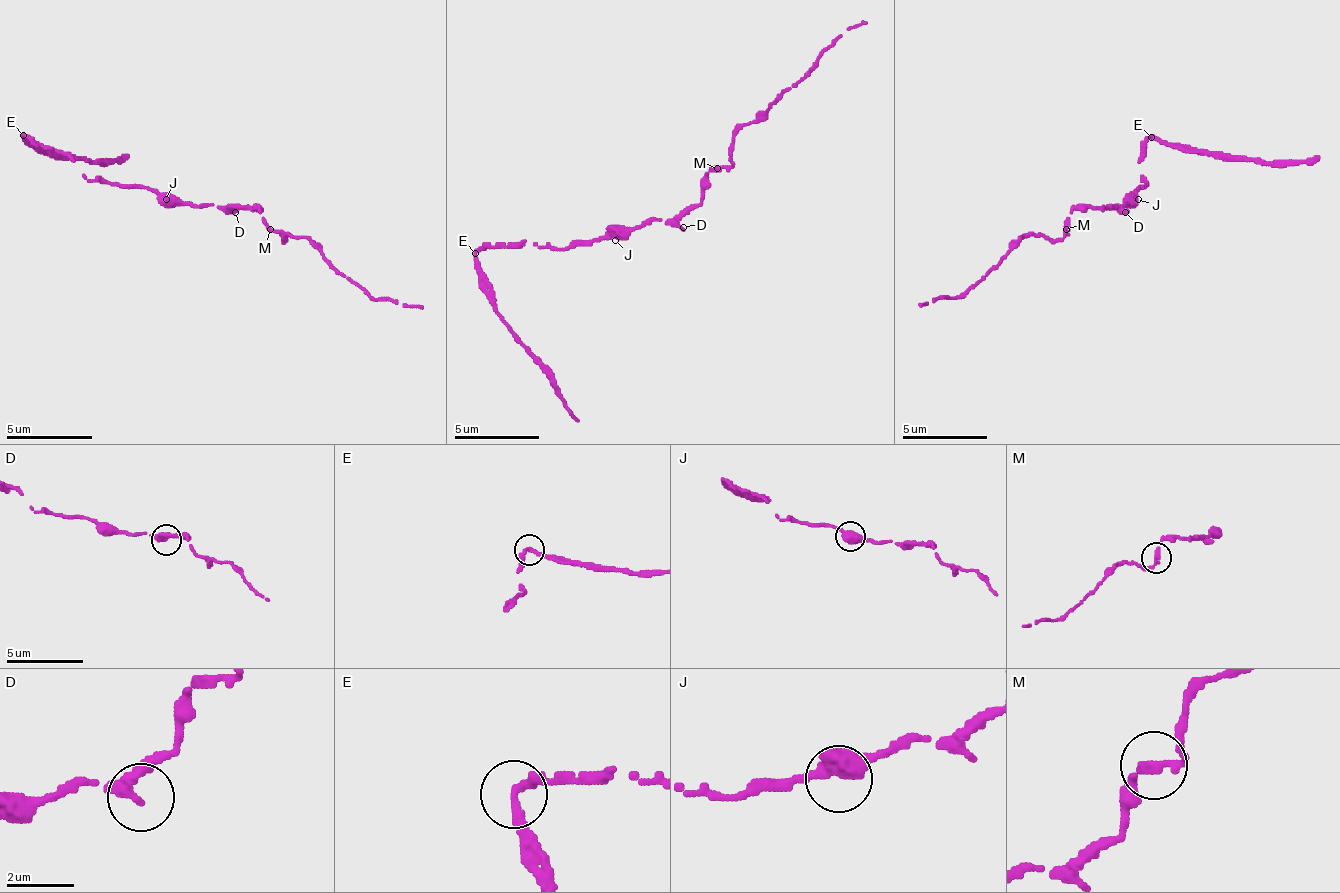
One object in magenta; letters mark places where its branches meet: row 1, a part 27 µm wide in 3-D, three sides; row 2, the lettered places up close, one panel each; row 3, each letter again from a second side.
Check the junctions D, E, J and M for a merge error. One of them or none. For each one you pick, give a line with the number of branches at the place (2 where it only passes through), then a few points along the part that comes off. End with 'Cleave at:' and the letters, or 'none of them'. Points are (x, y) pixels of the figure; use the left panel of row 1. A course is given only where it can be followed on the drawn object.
E: 2 | (24, 134), (28, 143), (41, 151), (97, 160), (127, 156)
Cleave at: E

